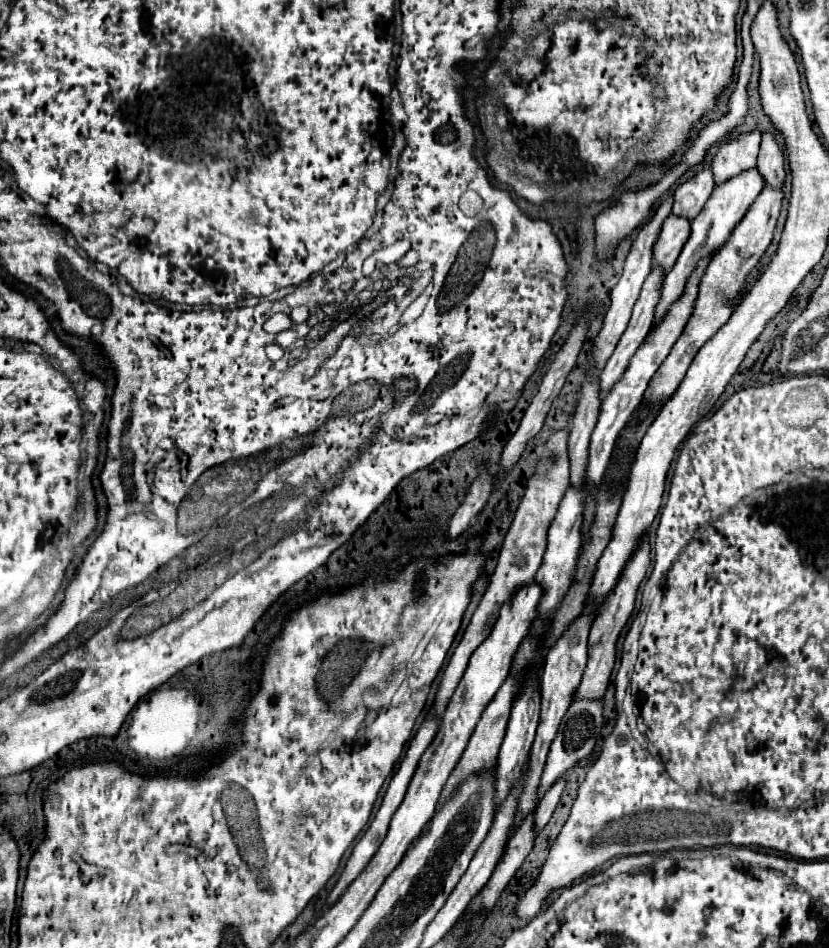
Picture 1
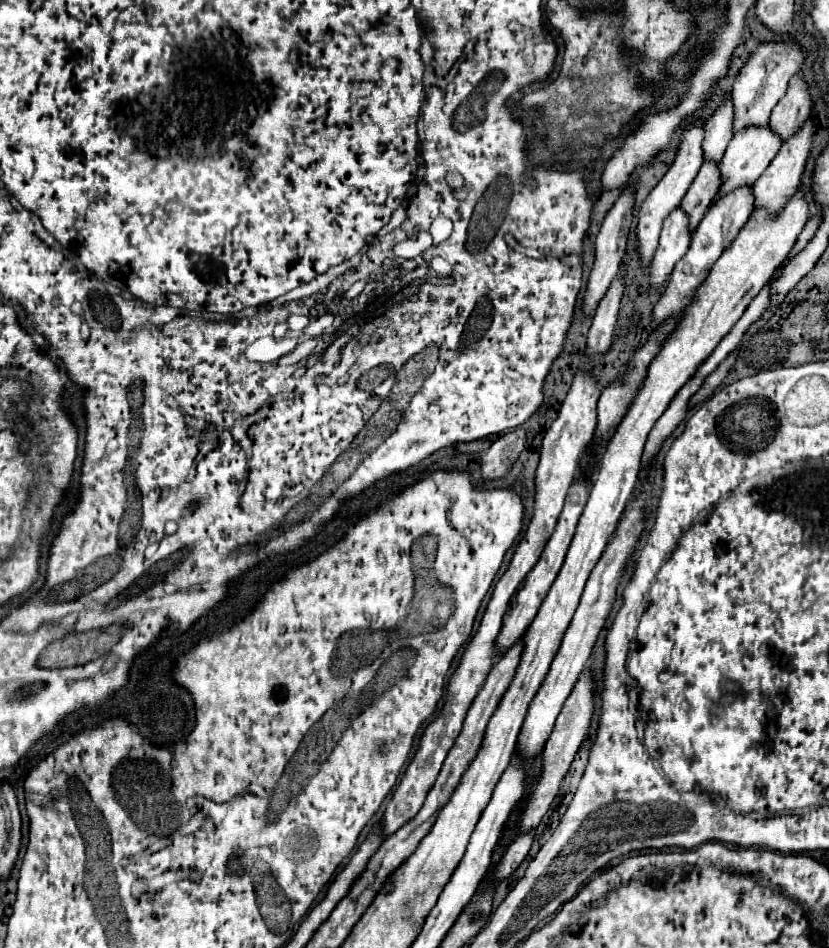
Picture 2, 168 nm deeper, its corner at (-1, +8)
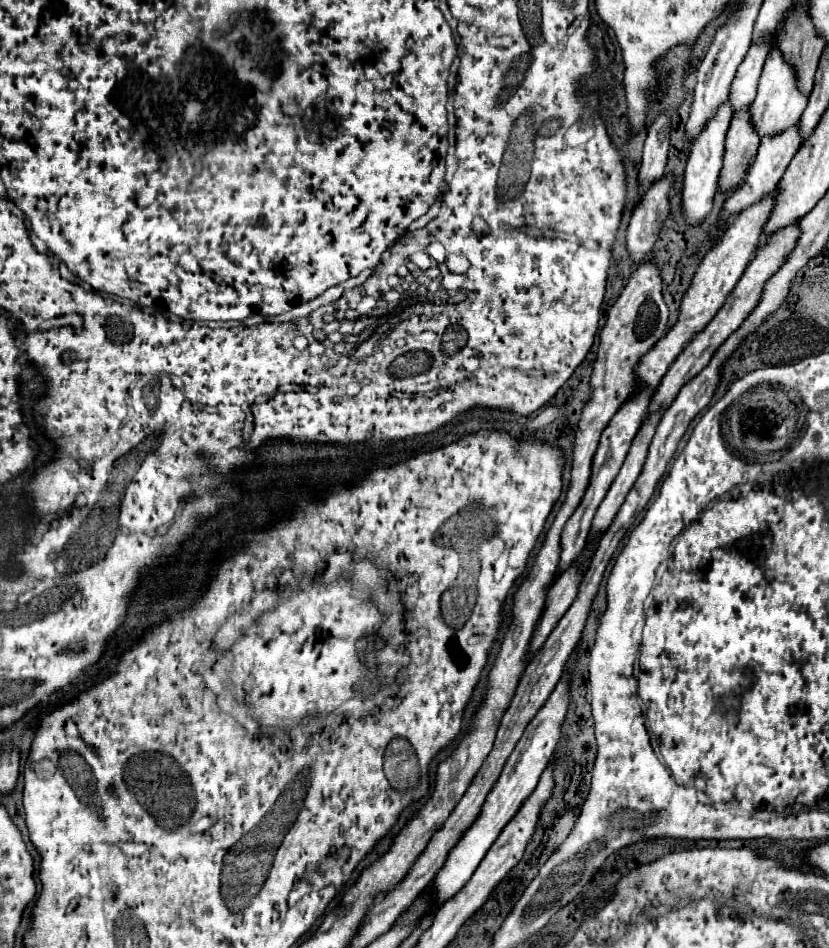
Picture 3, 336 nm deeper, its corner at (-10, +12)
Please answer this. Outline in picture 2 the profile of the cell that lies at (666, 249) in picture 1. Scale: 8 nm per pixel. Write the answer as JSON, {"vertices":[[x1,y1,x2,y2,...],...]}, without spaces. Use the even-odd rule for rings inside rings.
{"vertices":[[703,164,697,178,693,180,691,188,687,190,687,194,683,196,679,208,689,216,689,234,693,234,693,230,699,226,701,218,705,216,709,204,711,204,711,194,715,194,715,190,719,190,719,170,717,164]]}

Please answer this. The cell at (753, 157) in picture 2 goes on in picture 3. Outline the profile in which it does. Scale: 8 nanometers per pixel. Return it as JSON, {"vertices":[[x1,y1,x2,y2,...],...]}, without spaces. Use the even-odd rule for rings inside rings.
{"vertices":[[776,46,768,54,768,60,766,60,762,76,760,76,758,94,752,102,752,122,756,122,758,134,764,136,764,134,776,134,776,130,786,130,788,126,792,126,792,122,800,120,806,104,808,104,808,96,800,92,800,88,796,84,794,68,786,62,782,50]]}

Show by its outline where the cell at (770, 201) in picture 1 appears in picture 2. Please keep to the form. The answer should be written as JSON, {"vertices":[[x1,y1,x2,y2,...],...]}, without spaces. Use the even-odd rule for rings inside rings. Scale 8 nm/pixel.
{"vertices":[[807,120,803,124,803,128,799,130,799,134,795,134,787,142,783,142,779,154,773,158,771,166,767,166,767,170,763,172,763,178,759,178,759,182,755,182,755,186,753,186,755,210,765,208,769,216,777,216,787,206,787,202,795,196,795,192,799,188,799,178,805,168,805,158,809,154,809,146,811,146,811,130,813,130,811,120]]}

